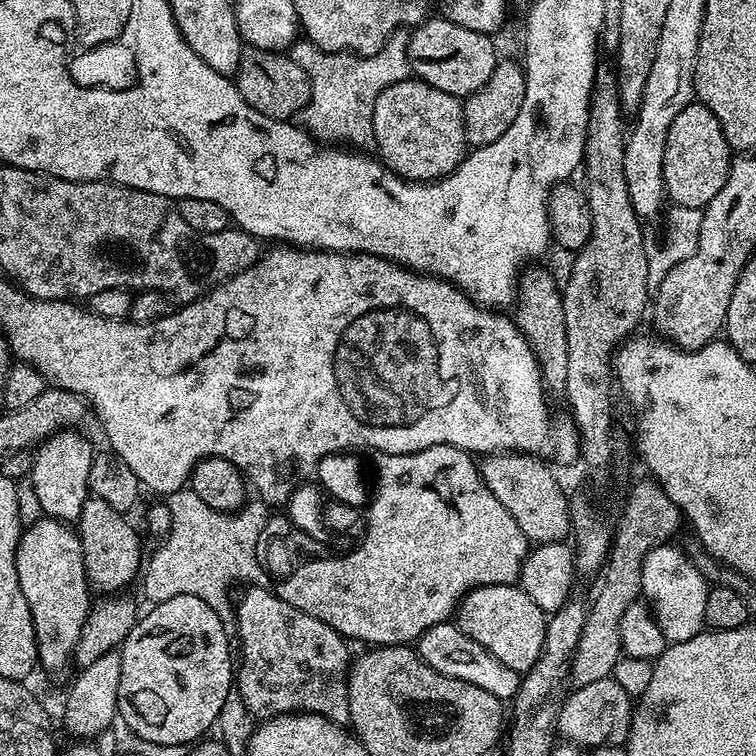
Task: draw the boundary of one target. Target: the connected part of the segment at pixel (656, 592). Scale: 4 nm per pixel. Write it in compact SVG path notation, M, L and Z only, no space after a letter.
M663 544L644 556L641 593L650 605L665 641L688 641L705 627L706 594L709 583L690 556L674 544Z

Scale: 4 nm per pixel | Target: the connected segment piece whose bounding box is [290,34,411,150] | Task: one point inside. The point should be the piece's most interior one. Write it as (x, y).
(345, 86)

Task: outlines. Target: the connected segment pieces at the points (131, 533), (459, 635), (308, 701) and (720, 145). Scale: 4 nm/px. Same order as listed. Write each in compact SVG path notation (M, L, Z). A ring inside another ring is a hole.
M89 495L88 501L82 506L82 514L78 521L78 535L82 554L84 555L84 569L88 575L88 583L100 594L116 594L132 579L141 575L142 558L140 560L140 536L128 525L129 517L123 512L114 510L102 498Z
M445 622L430 626L430 630L423 632L420 639L415 641L414 648L431 668L438 670L438 674L482 686L482 690L494 694L501 702L511 701L520 690L521 673L498 662L498 658L494 658L494 654L490 654L486 646L478 646L478 642L474 642L474 638L457 628L455 623Z
M264 586L245 587L234 604L240 635L234 688L252 718L287 712L316 712L336 724L348 724L349 641L318 618L290 606Z
M702 103L687 104L682 114L674 118L668 135L664 155L664 186L667 199L673 205L704 209L710 198L714 198L714 194L718 194L718 190L726 186L733 159L734 153L722 134L718 118L714 118L712 111Z

